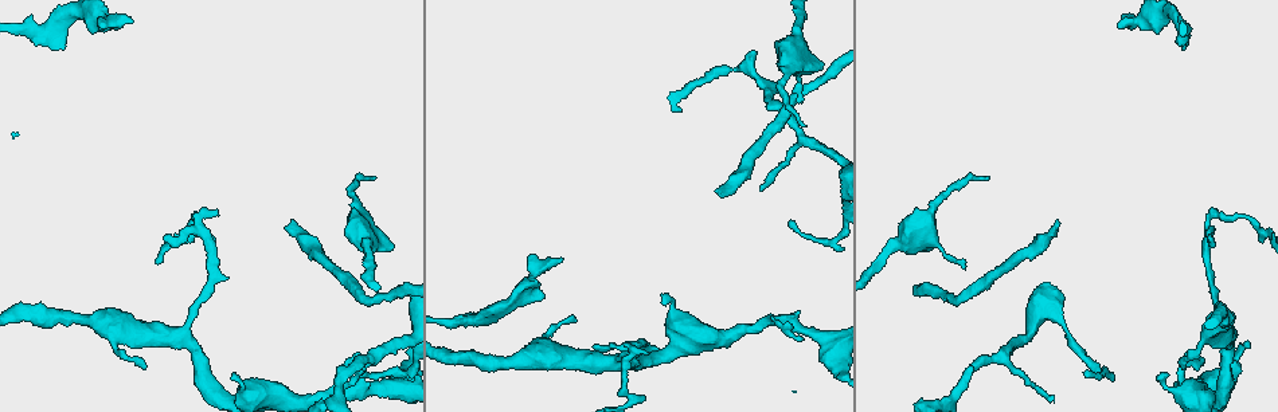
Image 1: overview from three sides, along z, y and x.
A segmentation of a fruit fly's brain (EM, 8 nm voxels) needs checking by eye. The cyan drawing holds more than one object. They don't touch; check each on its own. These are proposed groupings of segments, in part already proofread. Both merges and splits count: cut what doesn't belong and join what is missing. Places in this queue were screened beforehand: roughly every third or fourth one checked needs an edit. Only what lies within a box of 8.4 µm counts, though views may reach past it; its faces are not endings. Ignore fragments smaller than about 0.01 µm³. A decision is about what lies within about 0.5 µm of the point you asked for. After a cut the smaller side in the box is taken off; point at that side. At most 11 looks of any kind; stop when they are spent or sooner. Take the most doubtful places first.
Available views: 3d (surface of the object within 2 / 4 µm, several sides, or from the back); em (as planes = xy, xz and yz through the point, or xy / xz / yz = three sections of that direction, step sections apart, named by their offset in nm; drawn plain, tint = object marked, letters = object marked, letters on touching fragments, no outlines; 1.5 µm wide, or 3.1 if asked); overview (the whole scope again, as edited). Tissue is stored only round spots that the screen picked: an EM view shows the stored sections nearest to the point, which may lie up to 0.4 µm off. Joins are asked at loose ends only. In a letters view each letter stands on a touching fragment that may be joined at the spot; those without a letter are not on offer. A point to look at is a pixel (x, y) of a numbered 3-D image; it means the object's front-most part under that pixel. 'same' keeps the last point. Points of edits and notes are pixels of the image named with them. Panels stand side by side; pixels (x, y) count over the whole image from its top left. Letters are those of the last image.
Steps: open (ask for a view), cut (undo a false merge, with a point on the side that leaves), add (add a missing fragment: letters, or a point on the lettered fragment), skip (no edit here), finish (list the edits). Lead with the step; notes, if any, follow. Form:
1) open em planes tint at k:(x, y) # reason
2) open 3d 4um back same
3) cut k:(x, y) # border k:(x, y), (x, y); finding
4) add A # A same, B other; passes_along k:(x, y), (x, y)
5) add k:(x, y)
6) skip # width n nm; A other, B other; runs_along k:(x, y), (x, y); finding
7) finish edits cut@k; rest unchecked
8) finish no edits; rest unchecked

open 3d 4um at 1:(559, 260) # an open end

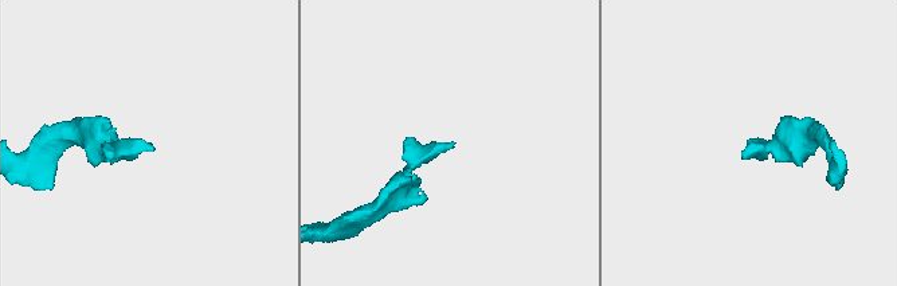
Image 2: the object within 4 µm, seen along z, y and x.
open em xz step 4 tint at 2:(453, 143) # need the tissue

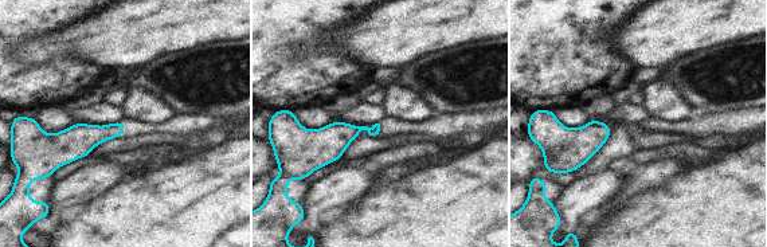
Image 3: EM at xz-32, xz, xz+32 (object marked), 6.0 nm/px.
open em planes letters same # cut it another way

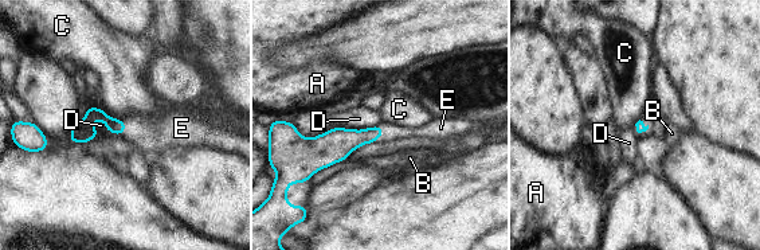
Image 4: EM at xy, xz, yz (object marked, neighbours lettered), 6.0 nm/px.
add E # A other, B other, C other, D other, E same; passes_along 4:(639, 125), (647, 128), (649, 121); it goes on there

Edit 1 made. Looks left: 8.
open em yz step 8 tint at 1:(1181, 368)

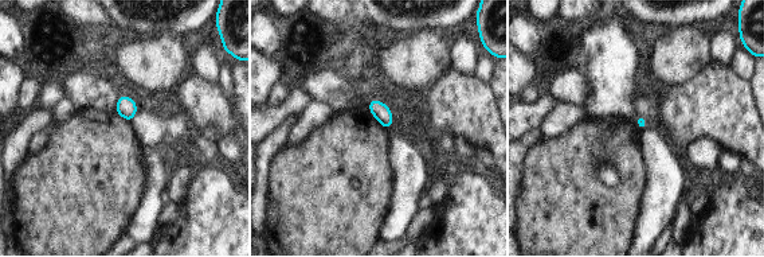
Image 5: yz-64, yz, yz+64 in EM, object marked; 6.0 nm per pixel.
open em planes letters same

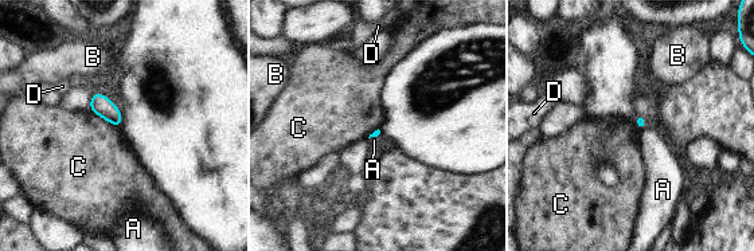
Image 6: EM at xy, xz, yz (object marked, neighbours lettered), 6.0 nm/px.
skip # A other, B other, C other, D other; border 6:(90, 110), (120, 129); no lettered fragment goes on from it

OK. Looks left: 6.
open em yz step 8 tint at 1:(721, 194) # an open end

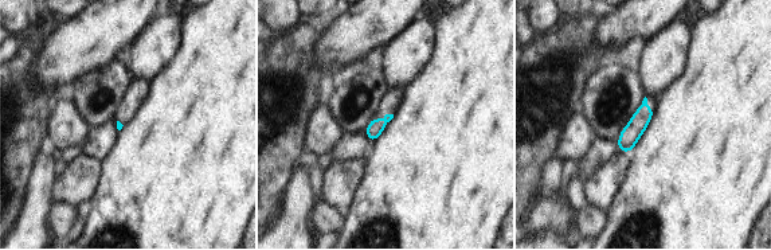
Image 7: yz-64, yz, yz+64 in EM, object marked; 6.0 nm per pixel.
open em xy step 8 letters same

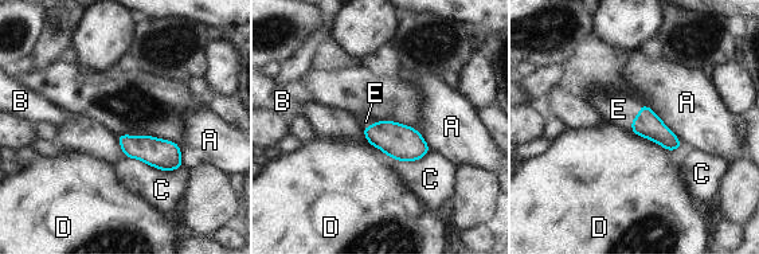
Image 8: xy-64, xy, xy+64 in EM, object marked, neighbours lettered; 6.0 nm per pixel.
add E # longest_contact C 360 nm; A other, B other, C other, D other, E same; the neuron continues

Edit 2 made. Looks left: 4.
open overview # redraw

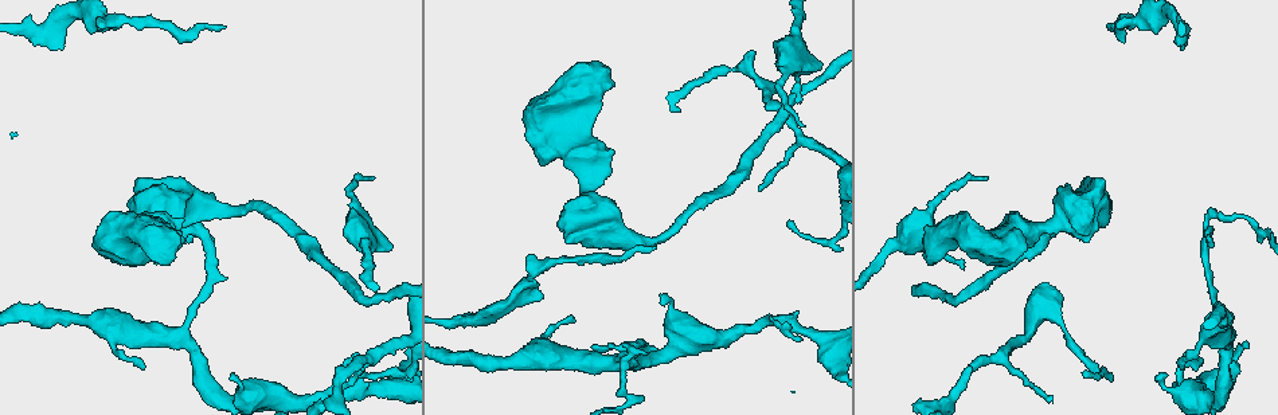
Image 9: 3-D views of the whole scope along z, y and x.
open 3d 2um at 9:(802, 140) # branch point

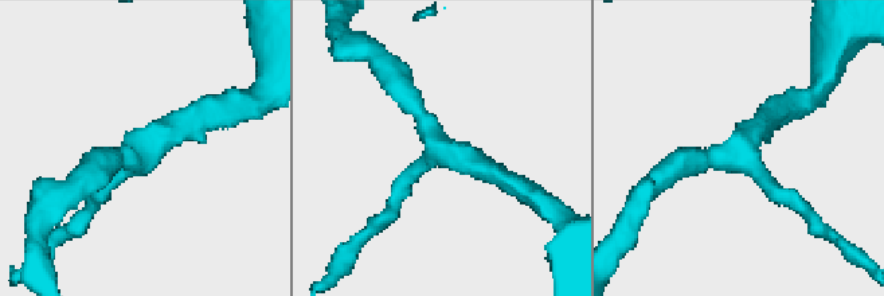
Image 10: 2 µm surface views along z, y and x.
open em planes letters at 10:(440, 152) # shape alone is not enough

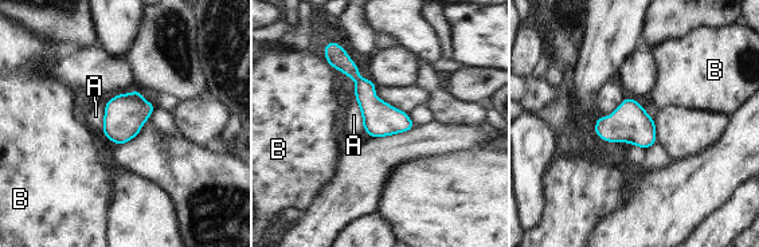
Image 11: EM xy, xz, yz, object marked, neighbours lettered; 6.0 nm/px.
skip # A other, B other; border 11:(327, 61), (331, 67); one neuron here

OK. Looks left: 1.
finish edits add@4, add@8; rest unchecked

